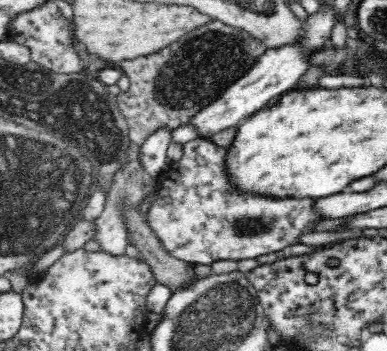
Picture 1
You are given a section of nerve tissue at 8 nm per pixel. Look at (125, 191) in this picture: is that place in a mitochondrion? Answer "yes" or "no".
yes

